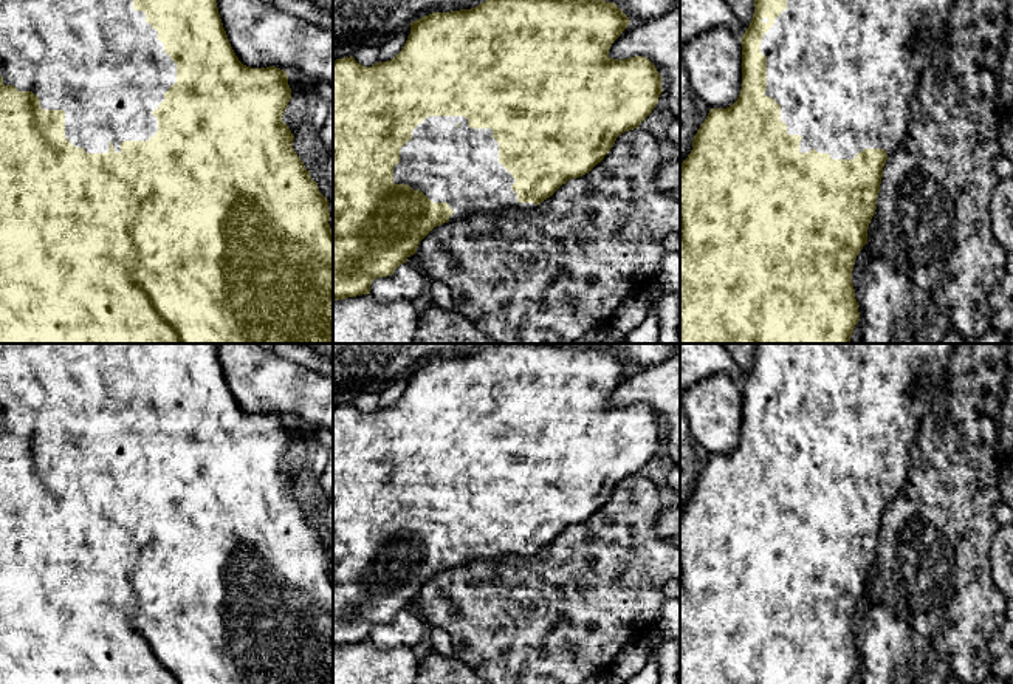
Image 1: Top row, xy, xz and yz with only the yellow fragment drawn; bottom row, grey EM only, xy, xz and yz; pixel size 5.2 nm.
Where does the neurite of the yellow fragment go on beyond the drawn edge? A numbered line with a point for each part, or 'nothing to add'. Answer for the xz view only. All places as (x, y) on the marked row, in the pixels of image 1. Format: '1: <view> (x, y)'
1: xz (459, 166)

